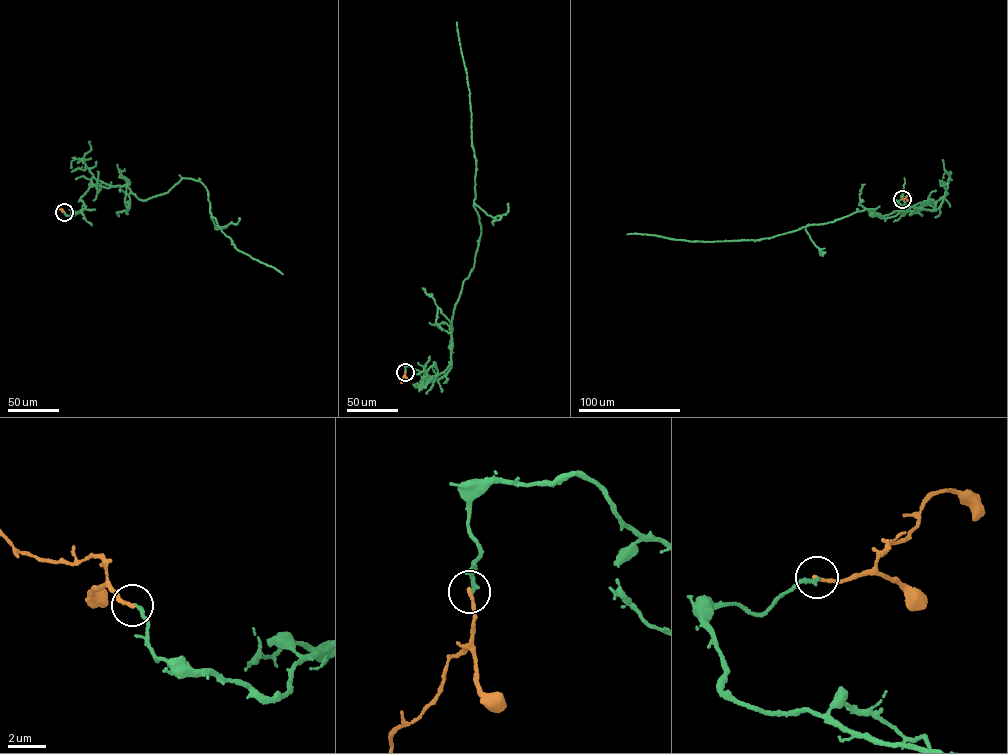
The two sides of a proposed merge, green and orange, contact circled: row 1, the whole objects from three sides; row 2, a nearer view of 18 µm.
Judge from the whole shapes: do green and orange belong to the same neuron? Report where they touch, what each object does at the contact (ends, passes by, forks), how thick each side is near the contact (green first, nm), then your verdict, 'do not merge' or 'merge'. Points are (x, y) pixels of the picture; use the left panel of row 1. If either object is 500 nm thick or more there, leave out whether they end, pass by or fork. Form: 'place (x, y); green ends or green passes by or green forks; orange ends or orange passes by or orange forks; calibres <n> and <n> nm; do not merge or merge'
place (64, 212); green ends; orange ends; calibres 240 and 180 nm; do not merge

